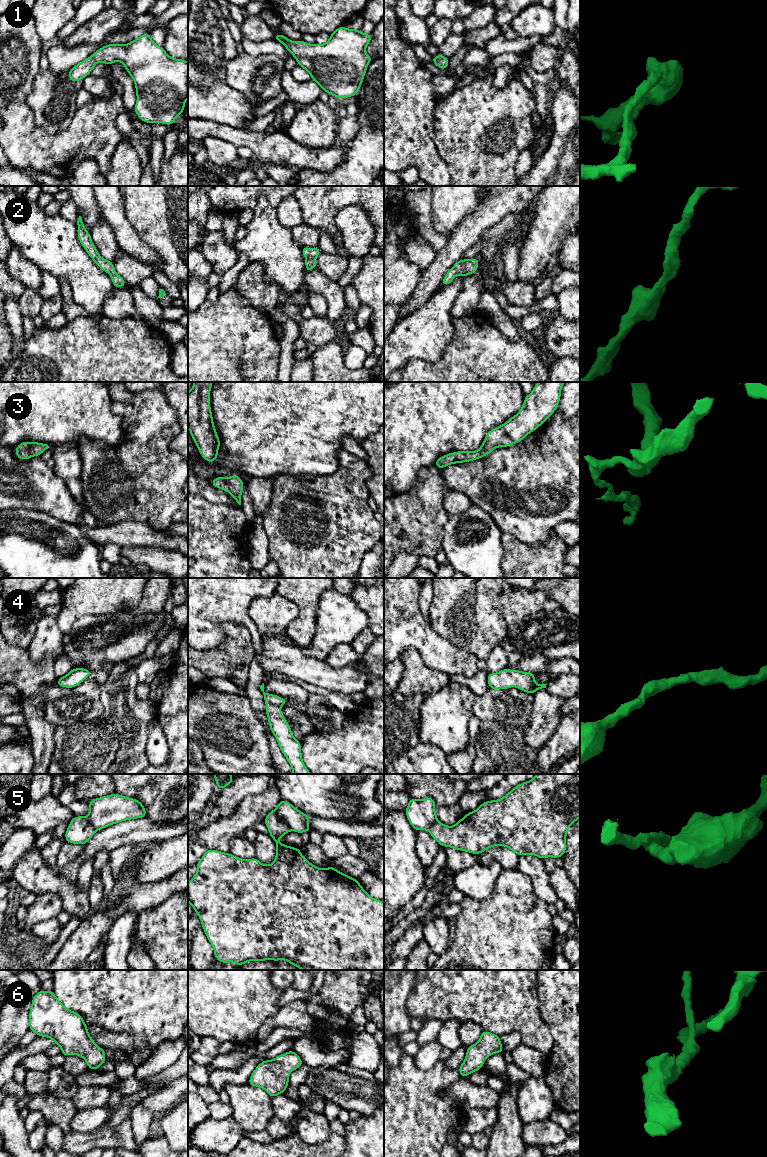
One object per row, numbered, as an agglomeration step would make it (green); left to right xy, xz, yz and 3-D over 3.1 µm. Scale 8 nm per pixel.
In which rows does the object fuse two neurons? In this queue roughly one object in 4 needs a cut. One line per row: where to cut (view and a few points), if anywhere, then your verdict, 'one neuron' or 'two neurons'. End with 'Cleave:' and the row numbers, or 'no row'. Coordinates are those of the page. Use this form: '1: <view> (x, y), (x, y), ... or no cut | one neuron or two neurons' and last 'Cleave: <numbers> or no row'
1: no cut | one neuron
2: no cut | one neuron
3: no cut | one neuron
4: no cut | one neuron
5: xz (273, 810), (290, 829) | two neurons
6: no cut | one neuron
Cleave: 5

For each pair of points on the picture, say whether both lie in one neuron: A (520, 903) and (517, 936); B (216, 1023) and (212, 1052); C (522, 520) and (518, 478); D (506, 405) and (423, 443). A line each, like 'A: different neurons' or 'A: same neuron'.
A: same neuron
B: different neurons
C: same neuron
D: same neuron

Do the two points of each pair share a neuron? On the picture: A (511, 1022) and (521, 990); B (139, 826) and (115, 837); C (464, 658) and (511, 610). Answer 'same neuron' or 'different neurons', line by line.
A: same neuron
B: same neuron
C: different neurons

